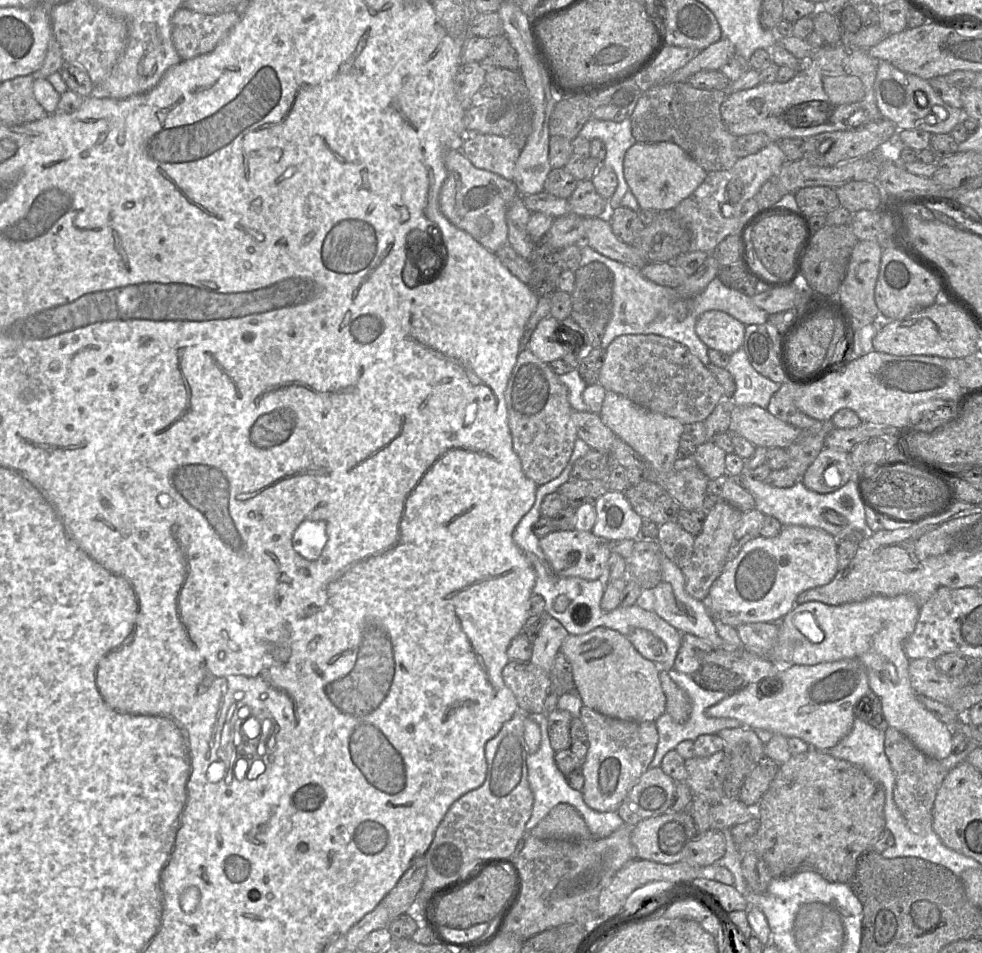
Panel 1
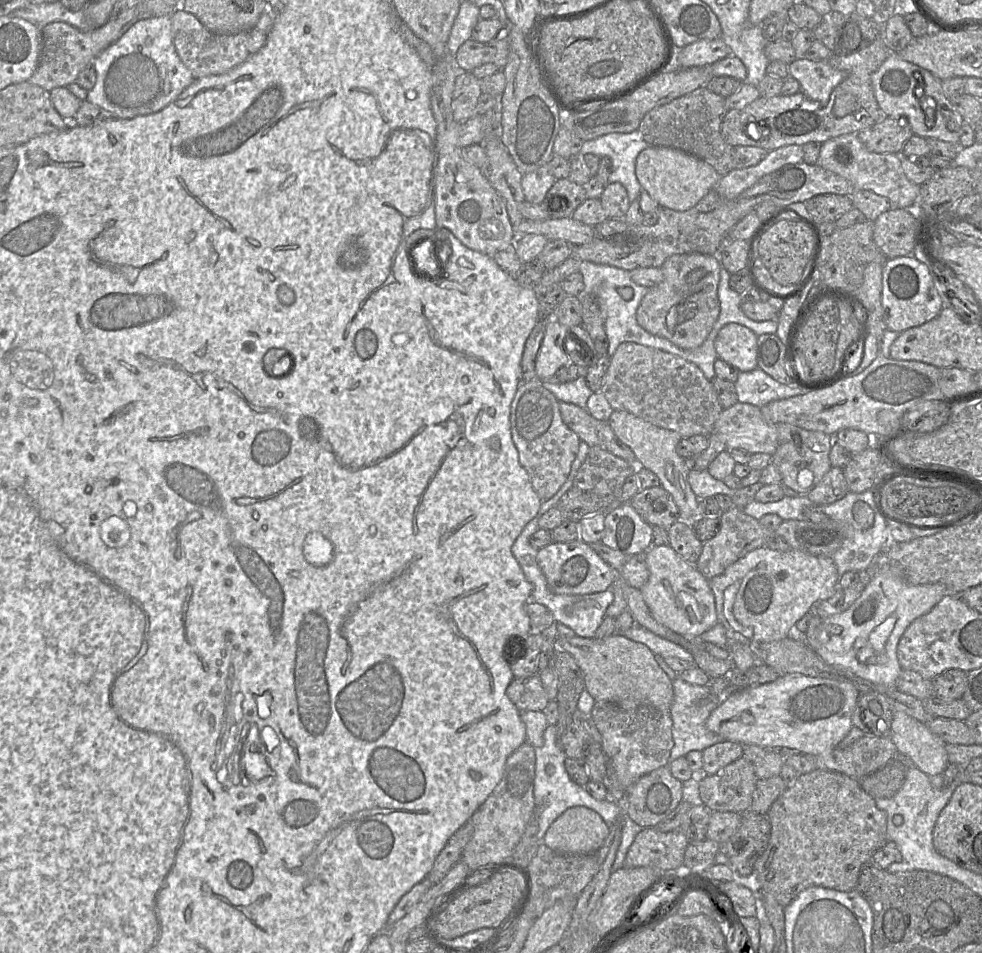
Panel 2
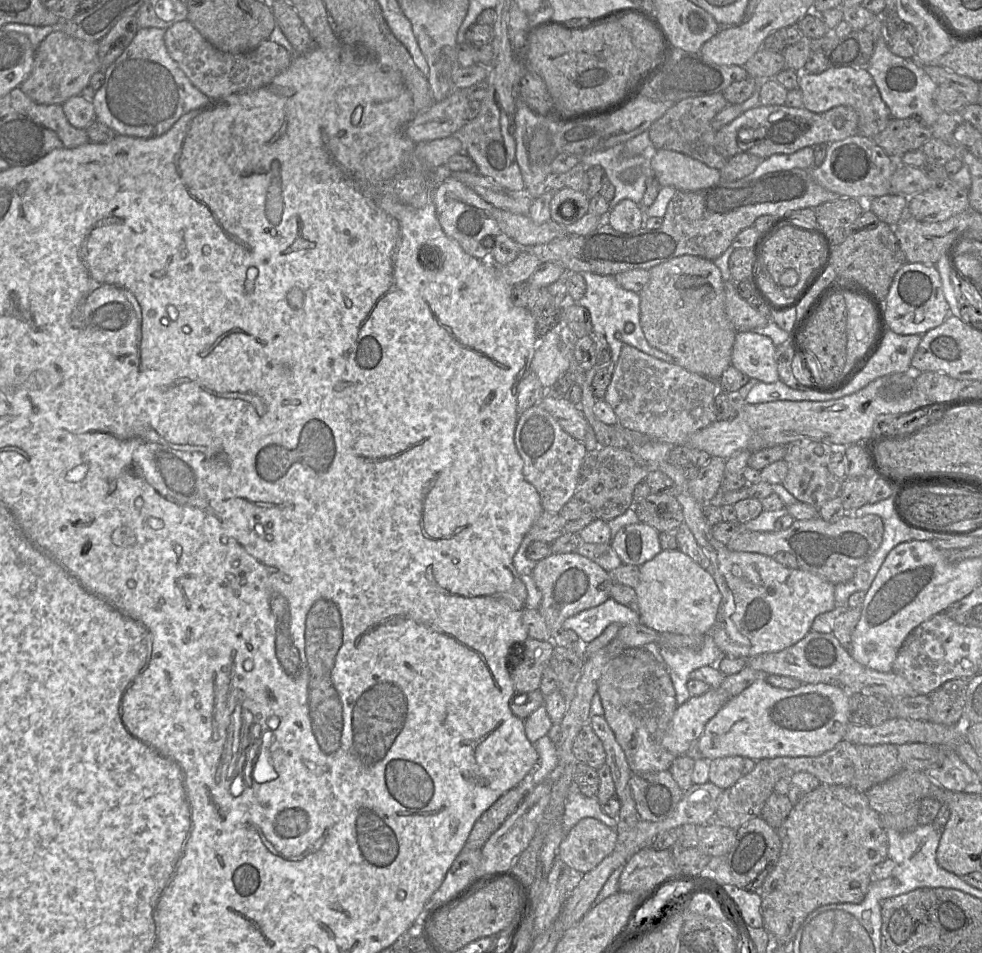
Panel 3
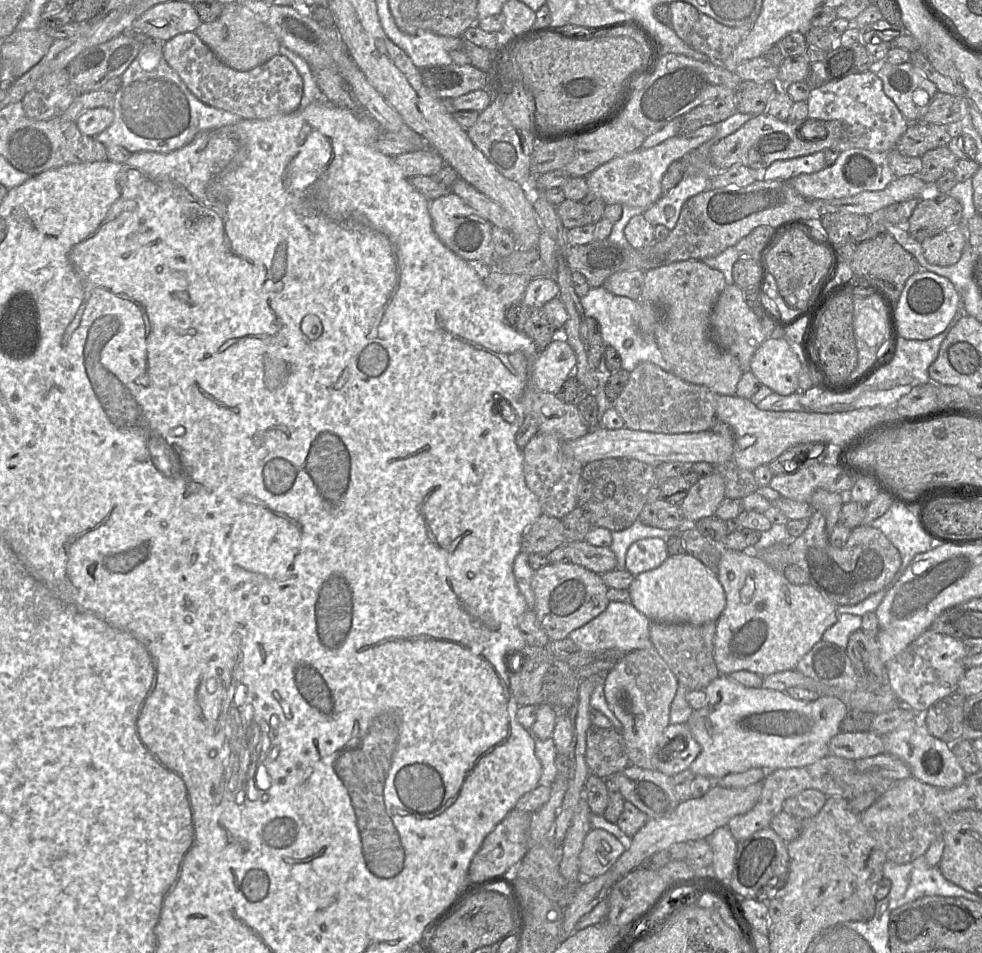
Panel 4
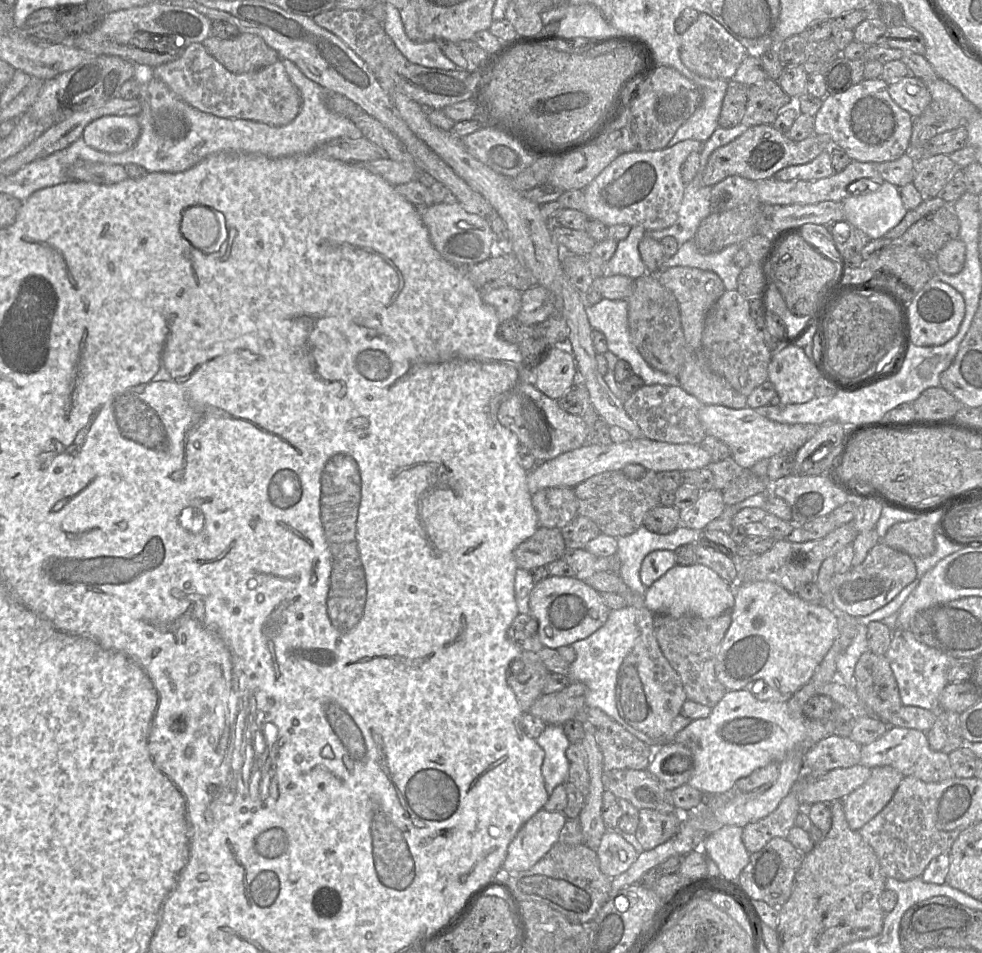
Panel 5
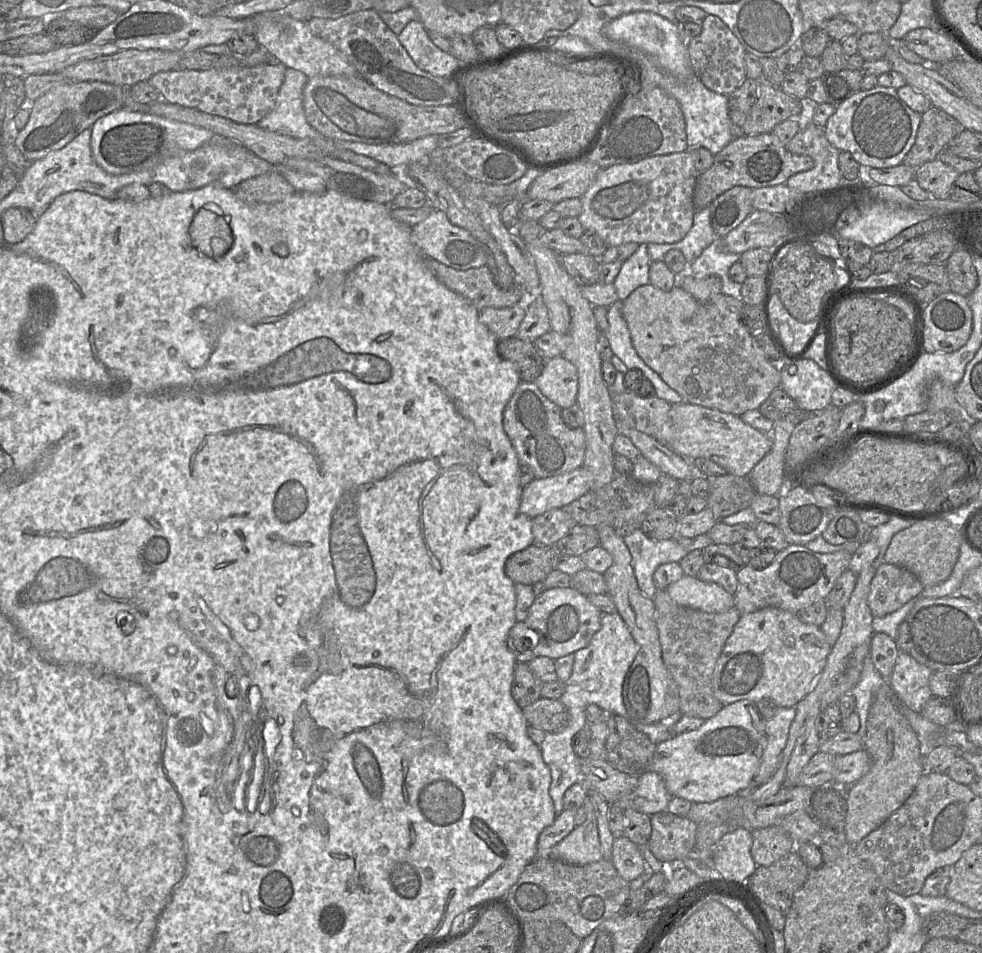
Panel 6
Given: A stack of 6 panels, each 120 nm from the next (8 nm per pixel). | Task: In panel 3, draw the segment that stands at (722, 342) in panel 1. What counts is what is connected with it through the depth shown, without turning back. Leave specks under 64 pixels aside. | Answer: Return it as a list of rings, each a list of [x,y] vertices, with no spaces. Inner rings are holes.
[[[737,331],[732,346],[731,365],[751,379],[764,383],[780,381],[773,341],[753,331]]]

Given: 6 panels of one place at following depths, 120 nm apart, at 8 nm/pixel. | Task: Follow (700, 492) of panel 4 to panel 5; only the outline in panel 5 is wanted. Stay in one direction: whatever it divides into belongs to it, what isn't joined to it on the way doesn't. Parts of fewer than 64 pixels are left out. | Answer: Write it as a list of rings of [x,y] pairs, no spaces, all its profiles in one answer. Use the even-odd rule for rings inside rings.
[[[715,488],[702,491],[689,508],[680,511],[680,523],[696,531],[702,531],[725,509],[722,495]]]

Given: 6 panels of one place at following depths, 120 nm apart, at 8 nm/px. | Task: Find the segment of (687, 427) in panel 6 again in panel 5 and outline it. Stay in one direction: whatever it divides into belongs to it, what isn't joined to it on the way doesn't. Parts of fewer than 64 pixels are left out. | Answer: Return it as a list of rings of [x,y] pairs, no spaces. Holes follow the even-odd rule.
[[[703,405],[699,418],[706,435],[723,442],[730,450],[730,457],[741,467],[751,469],[758,461],[770,459],[780,453],[798,450],[817,431],[812,424],[785,424],[759,415],[755,409],[733,409],[721,405]]]

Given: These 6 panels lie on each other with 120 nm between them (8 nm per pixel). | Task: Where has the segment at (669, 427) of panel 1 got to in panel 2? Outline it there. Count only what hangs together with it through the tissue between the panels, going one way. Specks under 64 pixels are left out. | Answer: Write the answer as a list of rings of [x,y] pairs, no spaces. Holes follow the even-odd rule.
[[[621,410],[612,412],[608,424],[618,439],[632,450],[638,467],[652,471],[659,478],[661,487],[673,497],[682,521],[693,526],[704,517],[702,500],[693,492],[688,481],[689,467],[685,459],[676,452],[677,444],[682,439],[678,433],[655,426],[629,412]]]

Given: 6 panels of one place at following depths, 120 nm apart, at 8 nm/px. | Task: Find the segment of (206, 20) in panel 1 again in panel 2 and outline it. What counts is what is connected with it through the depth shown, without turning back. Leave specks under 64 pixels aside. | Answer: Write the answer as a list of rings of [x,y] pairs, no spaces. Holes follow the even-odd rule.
[[[178,8],[171,14],[171,32],[176,52],[194,79],[223,74],[243,63],[267,42],[266,32],[253,27],[231,35],[218,35],[209,31],[193,14]]]

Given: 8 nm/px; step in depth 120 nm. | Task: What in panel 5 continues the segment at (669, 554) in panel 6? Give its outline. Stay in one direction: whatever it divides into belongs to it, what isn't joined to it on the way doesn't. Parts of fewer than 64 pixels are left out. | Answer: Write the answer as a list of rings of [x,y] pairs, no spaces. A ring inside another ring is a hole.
[[[680,524],[669,534],[656,534],[641,525],[627,536],[617,537],[617,552],[614,555],[618,563],[618,574],[624,583],[634,592],[644,596],[646,587],[640,579],[640,569],[644,558],[655,550],[675,551],[678,547],[695,544],[698,531]]]

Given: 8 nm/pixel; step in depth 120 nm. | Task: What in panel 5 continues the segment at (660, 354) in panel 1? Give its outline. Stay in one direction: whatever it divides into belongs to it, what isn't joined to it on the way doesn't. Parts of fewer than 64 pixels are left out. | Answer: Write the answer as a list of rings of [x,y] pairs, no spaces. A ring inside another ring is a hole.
[[[646,385],[623,397],[628,416],[640,427],[644,437],[672,444],[700,444],[706,436],[699,418],[703,404],[680,386]]]

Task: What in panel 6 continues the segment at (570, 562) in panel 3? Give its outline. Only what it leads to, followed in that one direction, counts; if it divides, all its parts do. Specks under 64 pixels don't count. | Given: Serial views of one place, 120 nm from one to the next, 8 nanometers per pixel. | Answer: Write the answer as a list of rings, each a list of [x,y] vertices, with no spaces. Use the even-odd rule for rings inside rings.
[[[572,587],[546,589],[536,597],[529,609],[526,624],[534,631],[537,645],[535,657],[545,656],[553,660],[574,654],[585,648],[601,628],[602,612]]]

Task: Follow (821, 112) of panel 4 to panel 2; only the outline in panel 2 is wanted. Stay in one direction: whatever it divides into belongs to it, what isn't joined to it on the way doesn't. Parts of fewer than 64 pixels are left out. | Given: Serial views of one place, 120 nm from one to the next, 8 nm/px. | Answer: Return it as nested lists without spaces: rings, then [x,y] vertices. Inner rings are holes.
[[[797,58],[787,67],[790,76],[799,82],[800,91],[821,104],[828,103],[831,92],[846,78],[846,73],[834,68],[827,60],[816,62]]]

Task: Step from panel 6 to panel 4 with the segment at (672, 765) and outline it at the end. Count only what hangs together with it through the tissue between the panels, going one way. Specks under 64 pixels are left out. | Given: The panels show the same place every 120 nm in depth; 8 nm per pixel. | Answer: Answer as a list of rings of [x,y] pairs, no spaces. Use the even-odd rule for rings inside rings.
[[[723,674],[704,691],[708,704],[693,711],[687,722],[701,747],[690,770],[695,776],[706,776],[714,782],[729,773],[750,768],[772,771],[815,763],[829,754],[829,742],[840,732],[840,725],[850,709],[836,697],[795,700],[786,692],[746,687]]]

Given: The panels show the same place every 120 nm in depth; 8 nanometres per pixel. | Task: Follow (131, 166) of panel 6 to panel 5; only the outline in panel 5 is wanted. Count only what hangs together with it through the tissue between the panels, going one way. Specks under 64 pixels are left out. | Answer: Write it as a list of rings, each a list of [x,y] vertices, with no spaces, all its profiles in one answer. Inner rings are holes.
[[[105,115],[90,122],[83,139],[90,147],[108,153],[122,153],[131,149],[140,135],[136,116]]]

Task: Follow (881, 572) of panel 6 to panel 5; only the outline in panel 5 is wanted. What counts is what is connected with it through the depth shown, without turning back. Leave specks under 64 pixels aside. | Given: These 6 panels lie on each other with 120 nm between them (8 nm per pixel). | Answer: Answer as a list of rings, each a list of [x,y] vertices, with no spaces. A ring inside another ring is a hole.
[[[880,540],[864,561],[847,572],[835,573],[831,579],[831,596],[835,611],[851,616],[868,616],[891,602],[900,592],[918,581],[914,560],[908,554],[895,550]]]

